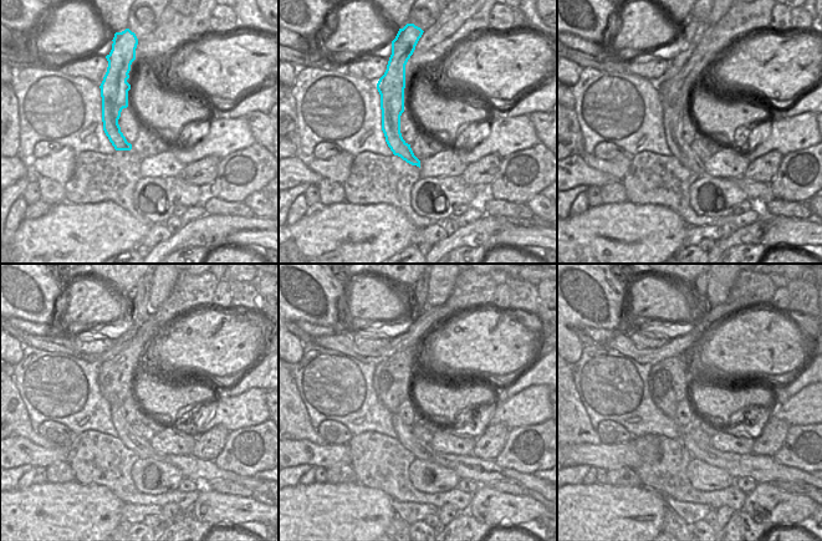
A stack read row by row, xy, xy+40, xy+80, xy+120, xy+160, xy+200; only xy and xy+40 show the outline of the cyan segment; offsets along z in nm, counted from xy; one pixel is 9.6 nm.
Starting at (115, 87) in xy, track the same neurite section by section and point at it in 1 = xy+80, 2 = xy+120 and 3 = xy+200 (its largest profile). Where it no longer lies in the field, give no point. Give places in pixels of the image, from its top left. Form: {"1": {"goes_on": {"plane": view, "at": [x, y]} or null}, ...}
{"1": {"goes_on": {"plane": "xy+80", "at": [682, 151]}}, "2": {"goes_on": {"plane": "xy+120", "at": [200, 470]}}, "3": {"goes_on": {"plane": "xy+200", "at": [762, 469]}}}

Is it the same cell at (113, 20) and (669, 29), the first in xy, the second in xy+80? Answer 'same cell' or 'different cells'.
different cells

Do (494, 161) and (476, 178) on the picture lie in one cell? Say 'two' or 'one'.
one

